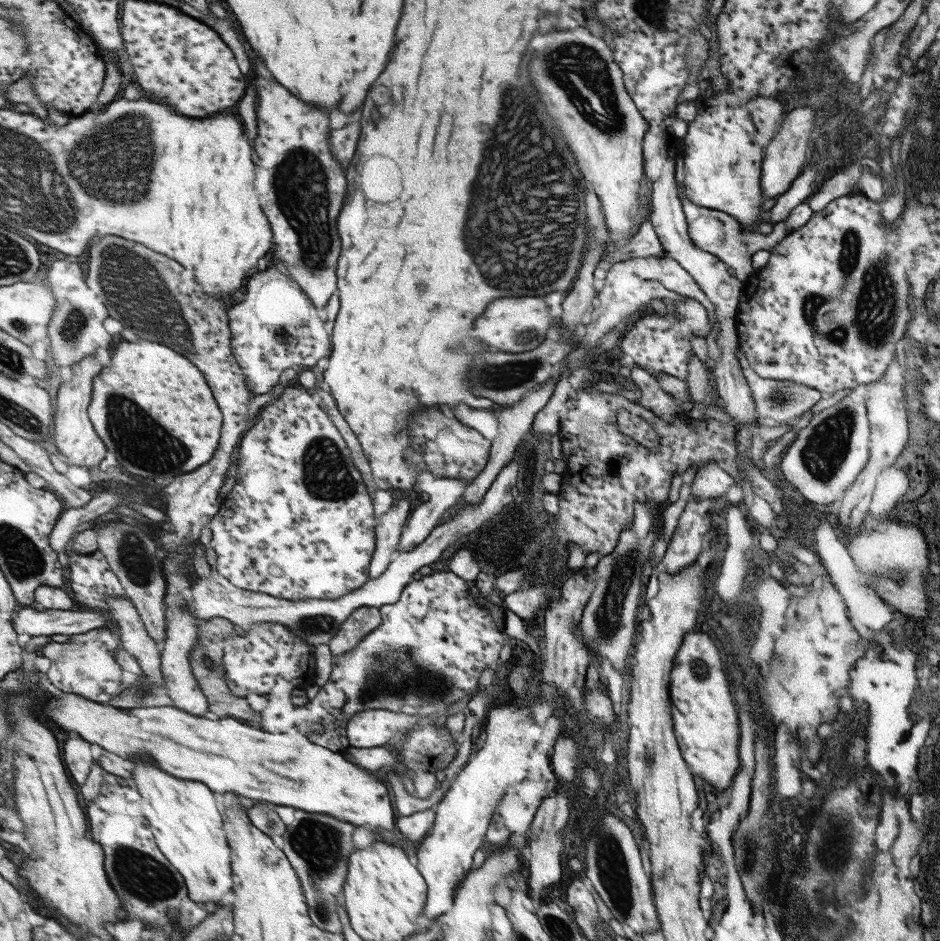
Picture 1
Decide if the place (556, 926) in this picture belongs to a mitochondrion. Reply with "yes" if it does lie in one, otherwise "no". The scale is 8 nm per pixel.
yes

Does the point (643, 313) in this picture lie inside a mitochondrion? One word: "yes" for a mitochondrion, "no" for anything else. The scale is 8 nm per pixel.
no

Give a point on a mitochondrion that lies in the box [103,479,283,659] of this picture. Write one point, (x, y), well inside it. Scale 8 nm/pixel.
(131, 552)

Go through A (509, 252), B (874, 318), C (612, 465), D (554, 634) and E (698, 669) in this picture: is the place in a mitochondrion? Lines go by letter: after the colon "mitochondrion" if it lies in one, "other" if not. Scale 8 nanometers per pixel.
A: mitochondrion
B: mitochondrion
C: mitochondrion
D: other
E: mitochondrion

